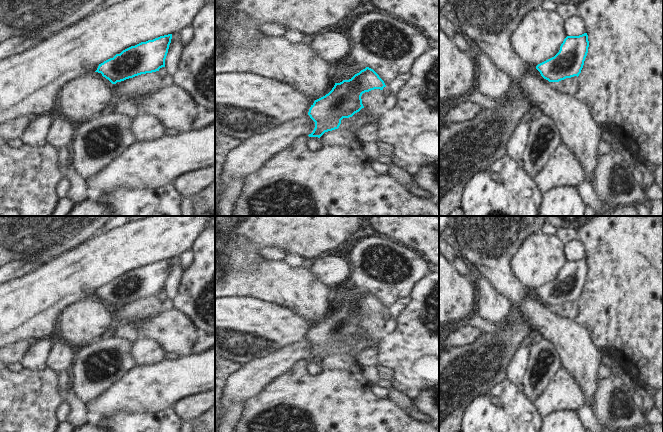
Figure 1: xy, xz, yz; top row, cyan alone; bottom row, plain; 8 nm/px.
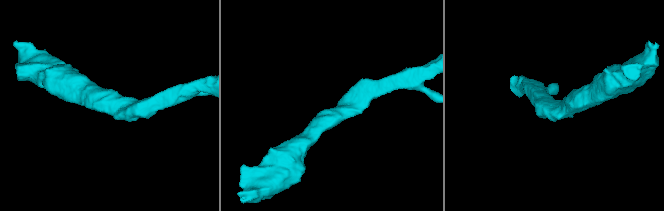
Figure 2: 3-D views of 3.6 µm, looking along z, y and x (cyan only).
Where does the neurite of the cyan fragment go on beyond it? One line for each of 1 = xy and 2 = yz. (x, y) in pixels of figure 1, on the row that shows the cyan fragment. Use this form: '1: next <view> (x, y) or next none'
1: next none
2: next none

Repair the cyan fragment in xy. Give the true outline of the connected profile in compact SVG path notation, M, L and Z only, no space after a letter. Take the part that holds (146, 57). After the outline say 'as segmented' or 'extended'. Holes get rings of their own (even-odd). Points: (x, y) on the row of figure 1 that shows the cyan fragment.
M168 34L131 46L99 64L95 72L116 84L141 74L159 71L165 67L171 39L172 34Z; as segmented

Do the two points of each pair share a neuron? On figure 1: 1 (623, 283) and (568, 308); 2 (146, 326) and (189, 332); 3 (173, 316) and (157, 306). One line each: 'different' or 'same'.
1: different
2: same
3: different

